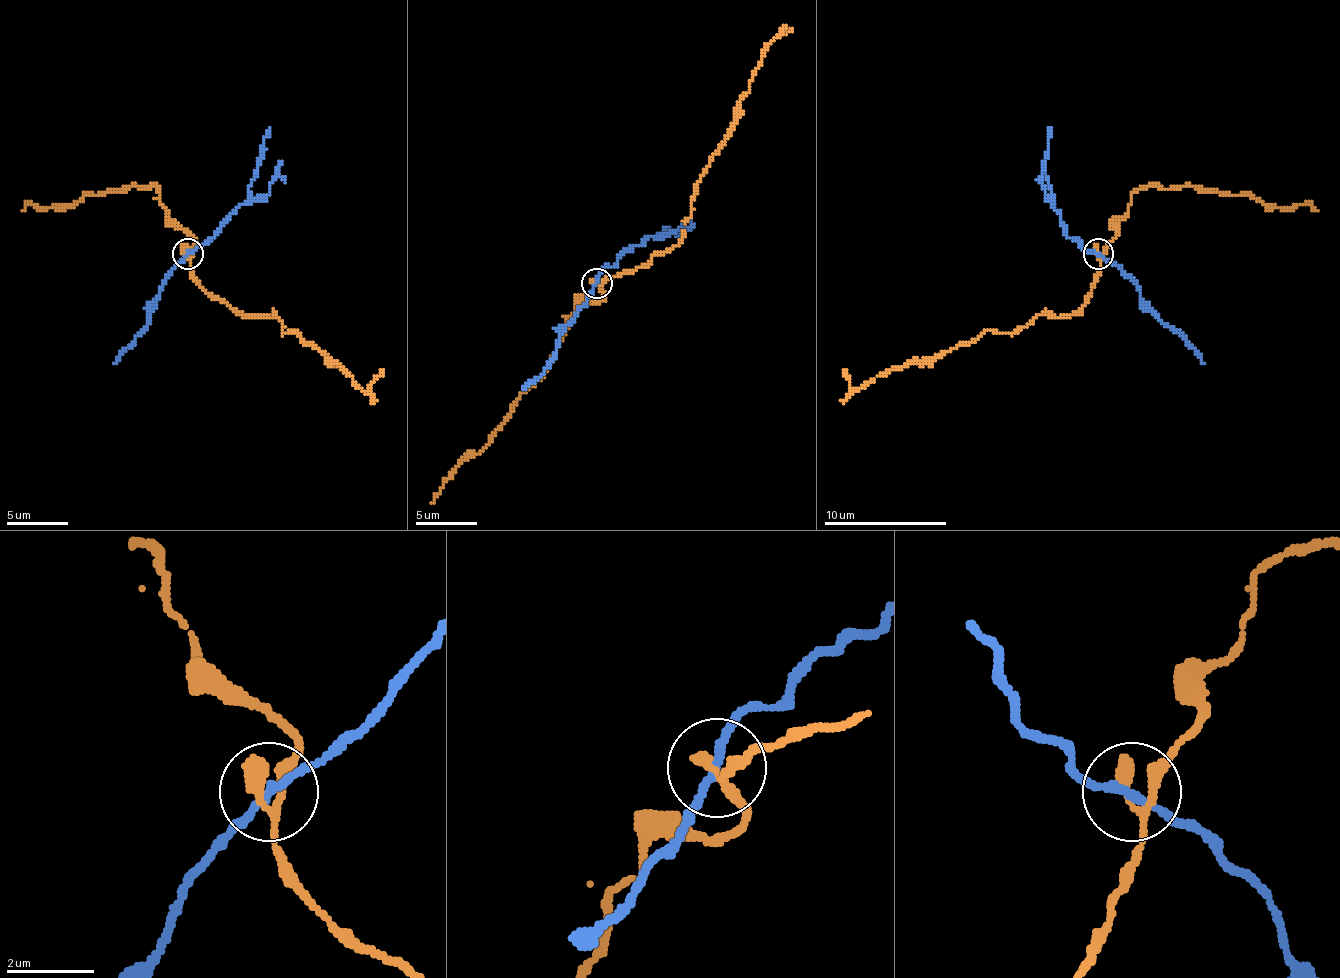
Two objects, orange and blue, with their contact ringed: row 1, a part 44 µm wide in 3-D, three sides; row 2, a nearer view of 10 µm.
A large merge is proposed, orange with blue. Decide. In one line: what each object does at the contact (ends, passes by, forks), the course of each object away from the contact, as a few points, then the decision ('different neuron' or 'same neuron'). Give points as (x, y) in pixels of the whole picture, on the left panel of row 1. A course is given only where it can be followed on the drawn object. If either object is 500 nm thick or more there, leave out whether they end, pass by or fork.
orange passes by; blue passes by; orange runs (187, 253), (190, 274), (202, 287), (239, 311), (273, 314), (285, 333), (294, 330), (364, 391), (383, 369); blue runs (187, 253), (214, 235), (242, 204), (270, 128); different neuron

